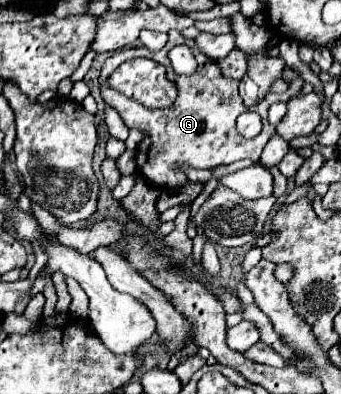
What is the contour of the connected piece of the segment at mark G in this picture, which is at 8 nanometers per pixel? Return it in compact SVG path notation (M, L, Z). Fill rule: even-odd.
M176 30L170 32L168 44L162 50L158 50L158 52L150 52L144 46L140 46L140 48L122 48L122 50L114 52L104 62L104 66L100 70L98 82L100 82L100 92L102 92L104 102L108 106L112 106L122 116L122 120L126 122L128 128L138 128L144 134L142 142L136 148L138 170L155 186L173 190L182 188L186 184L186 176L176 168L176 164L188 164L192 168L206 168L206 170L210 170L210 168L216 168L216 166L222 166L222 164L232 164L232 162L244 160L244 158L258 160L260 154L262 154L262 148L266 146L266 142L270 140L270 136L276 132L274 126L266 118L268 106L274 104L274 102L298 96L300 90L302 90L302 84L304 84L304 80L292 80L288 84L288 90L284 94L272 94L272 92L268 92L262 102L258 102L252 108L246 108L244 102L242 102L242 98L240 98L240 94L238 94L238 80L224 78L220 74L218 64L214 60L210 60L208 56L204 56L196 48L194 40L182 38L180 32L176 32ZM180 44L188 46L192 50L196 62L198 62L196 72L190 74L190 76L178 76L172 70L172 64L168 60L168 50L172 50L174 46L180 46ZM132 58L150 58L150 60L154 60L154 62L158 62L158 64L162 64L166 68L166 76L178 88L178 96L176 96L176 100L174 100L172 106L168 106L168 108L140 106L140 102L134 102L132 98L126 98L124 94L120 94L118 90L112 90L106 84L108 76L122 62L132 60ZM248 110L250 112L258 112L260 118L262 118L262 132L256 138L252 138L252 140L246 140L236 130L236 118L242 112L248 112Z

